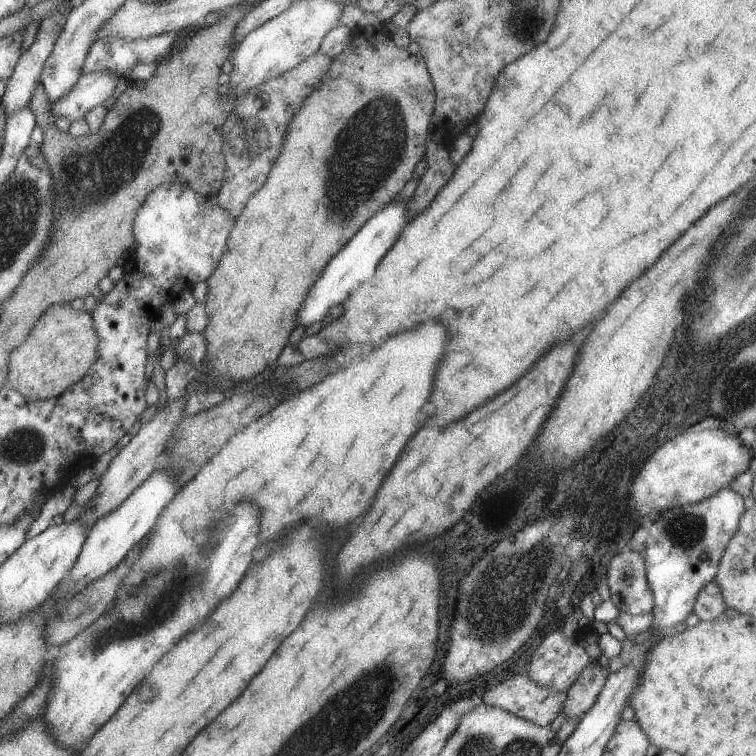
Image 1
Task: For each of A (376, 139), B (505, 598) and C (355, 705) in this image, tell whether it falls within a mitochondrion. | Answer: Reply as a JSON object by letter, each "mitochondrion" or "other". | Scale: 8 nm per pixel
{"A":"mitochondrion","B":"mitochondrion","C":"mitochondrion"}

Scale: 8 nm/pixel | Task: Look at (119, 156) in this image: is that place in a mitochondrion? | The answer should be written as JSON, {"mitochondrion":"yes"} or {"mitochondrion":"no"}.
{"mitochondrion":"yes"}

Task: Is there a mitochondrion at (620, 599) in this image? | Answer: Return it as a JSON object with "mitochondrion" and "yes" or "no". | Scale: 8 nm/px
{"mitochondrion":"no"}

